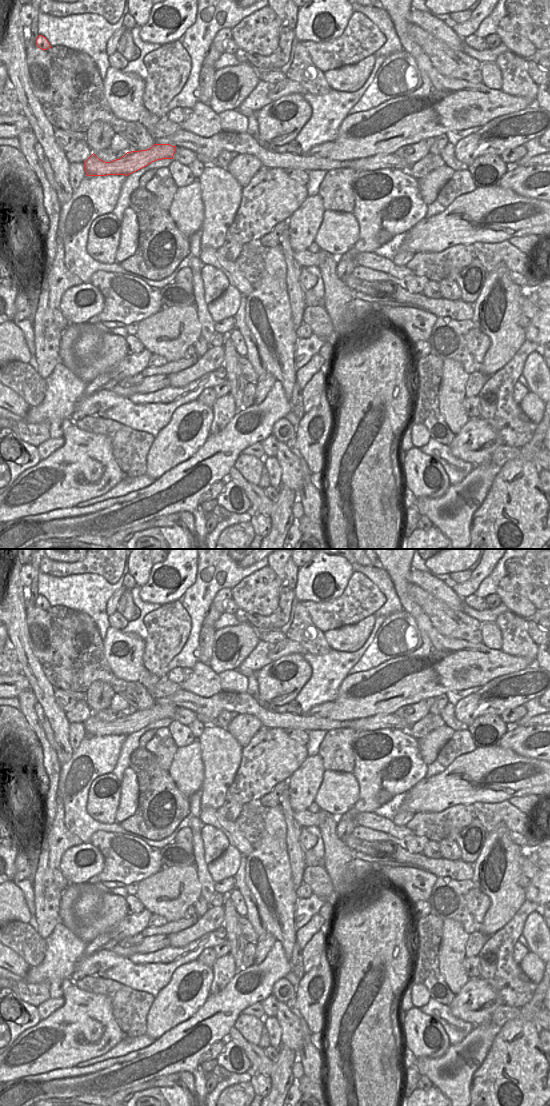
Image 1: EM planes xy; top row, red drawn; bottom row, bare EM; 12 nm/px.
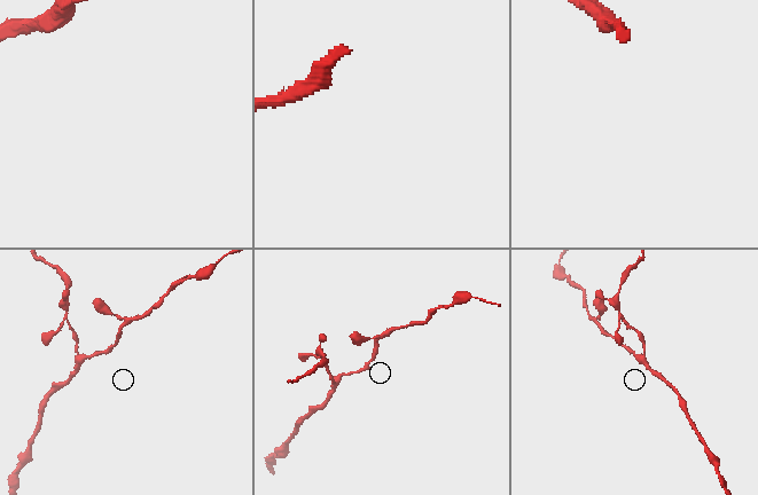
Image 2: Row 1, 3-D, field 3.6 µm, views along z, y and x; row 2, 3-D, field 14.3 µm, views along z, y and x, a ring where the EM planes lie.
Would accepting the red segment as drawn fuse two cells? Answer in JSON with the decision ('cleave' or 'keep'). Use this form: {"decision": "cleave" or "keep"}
{"decision": "keep"}

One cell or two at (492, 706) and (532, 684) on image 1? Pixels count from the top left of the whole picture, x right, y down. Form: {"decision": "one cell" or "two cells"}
{"decision": "one cell"}

